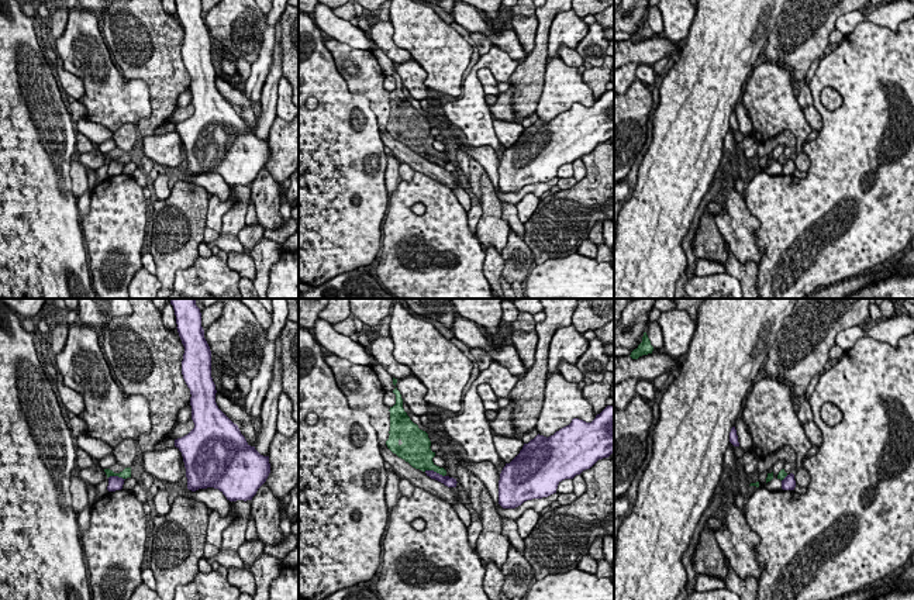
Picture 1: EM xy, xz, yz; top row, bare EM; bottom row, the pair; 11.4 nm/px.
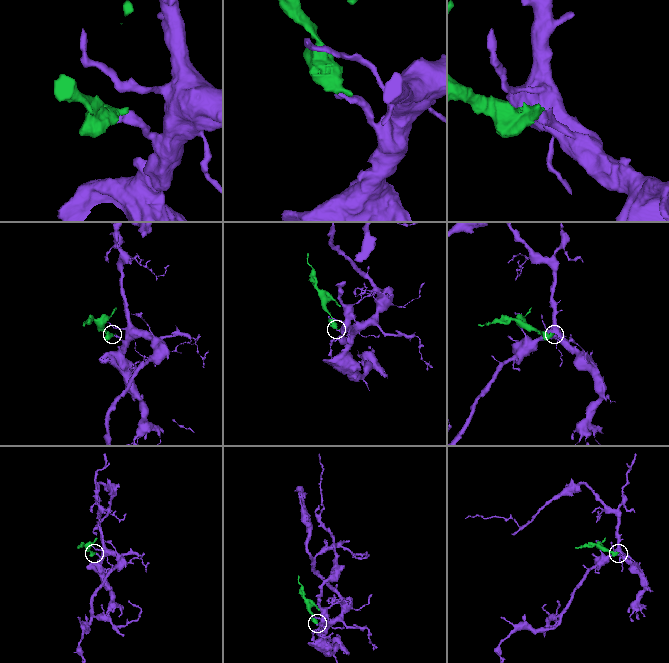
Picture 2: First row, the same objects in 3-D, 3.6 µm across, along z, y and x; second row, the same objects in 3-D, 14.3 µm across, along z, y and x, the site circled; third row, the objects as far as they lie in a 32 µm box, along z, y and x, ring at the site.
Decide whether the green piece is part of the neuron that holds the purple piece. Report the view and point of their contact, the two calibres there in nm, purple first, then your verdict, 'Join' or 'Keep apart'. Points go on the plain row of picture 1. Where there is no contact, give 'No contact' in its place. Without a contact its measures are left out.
Touches purple at xz (433, 155). Thickness 120 nm (purple) against 300 nm. Keep apart

